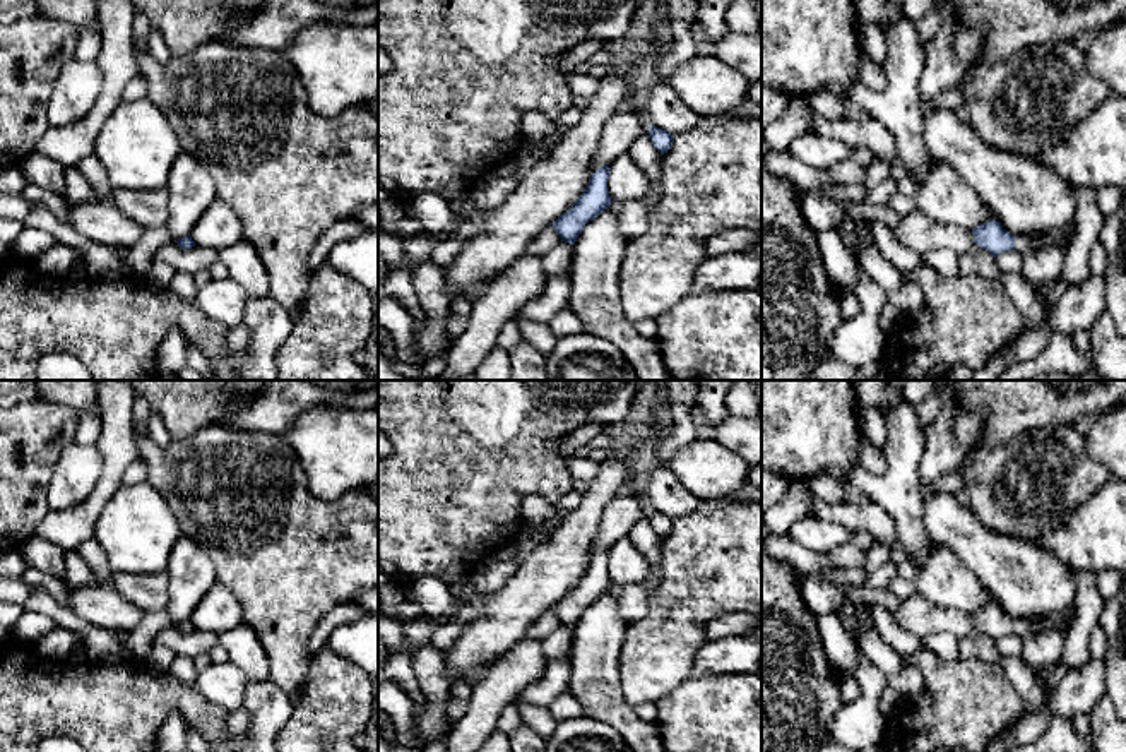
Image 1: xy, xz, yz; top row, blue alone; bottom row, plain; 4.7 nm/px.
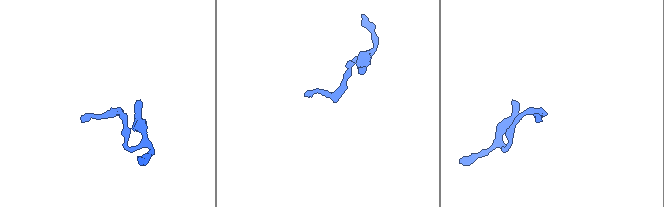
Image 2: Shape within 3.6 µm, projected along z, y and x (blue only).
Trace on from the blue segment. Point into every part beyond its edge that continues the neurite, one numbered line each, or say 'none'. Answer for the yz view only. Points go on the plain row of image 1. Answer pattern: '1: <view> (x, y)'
1: yz (1025, 629)

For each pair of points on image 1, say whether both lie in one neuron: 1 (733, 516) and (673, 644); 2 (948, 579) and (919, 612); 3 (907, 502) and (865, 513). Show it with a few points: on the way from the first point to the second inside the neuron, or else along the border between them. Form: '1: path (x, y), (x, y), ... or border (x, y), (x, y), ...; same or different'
1: path (733, 549), (702, 579), (678, 612); same
2: border (918, 593), (940, 607), (959, 608), (967, 614); different
3: border (870, 501), (892, 521), (900, 545); different

